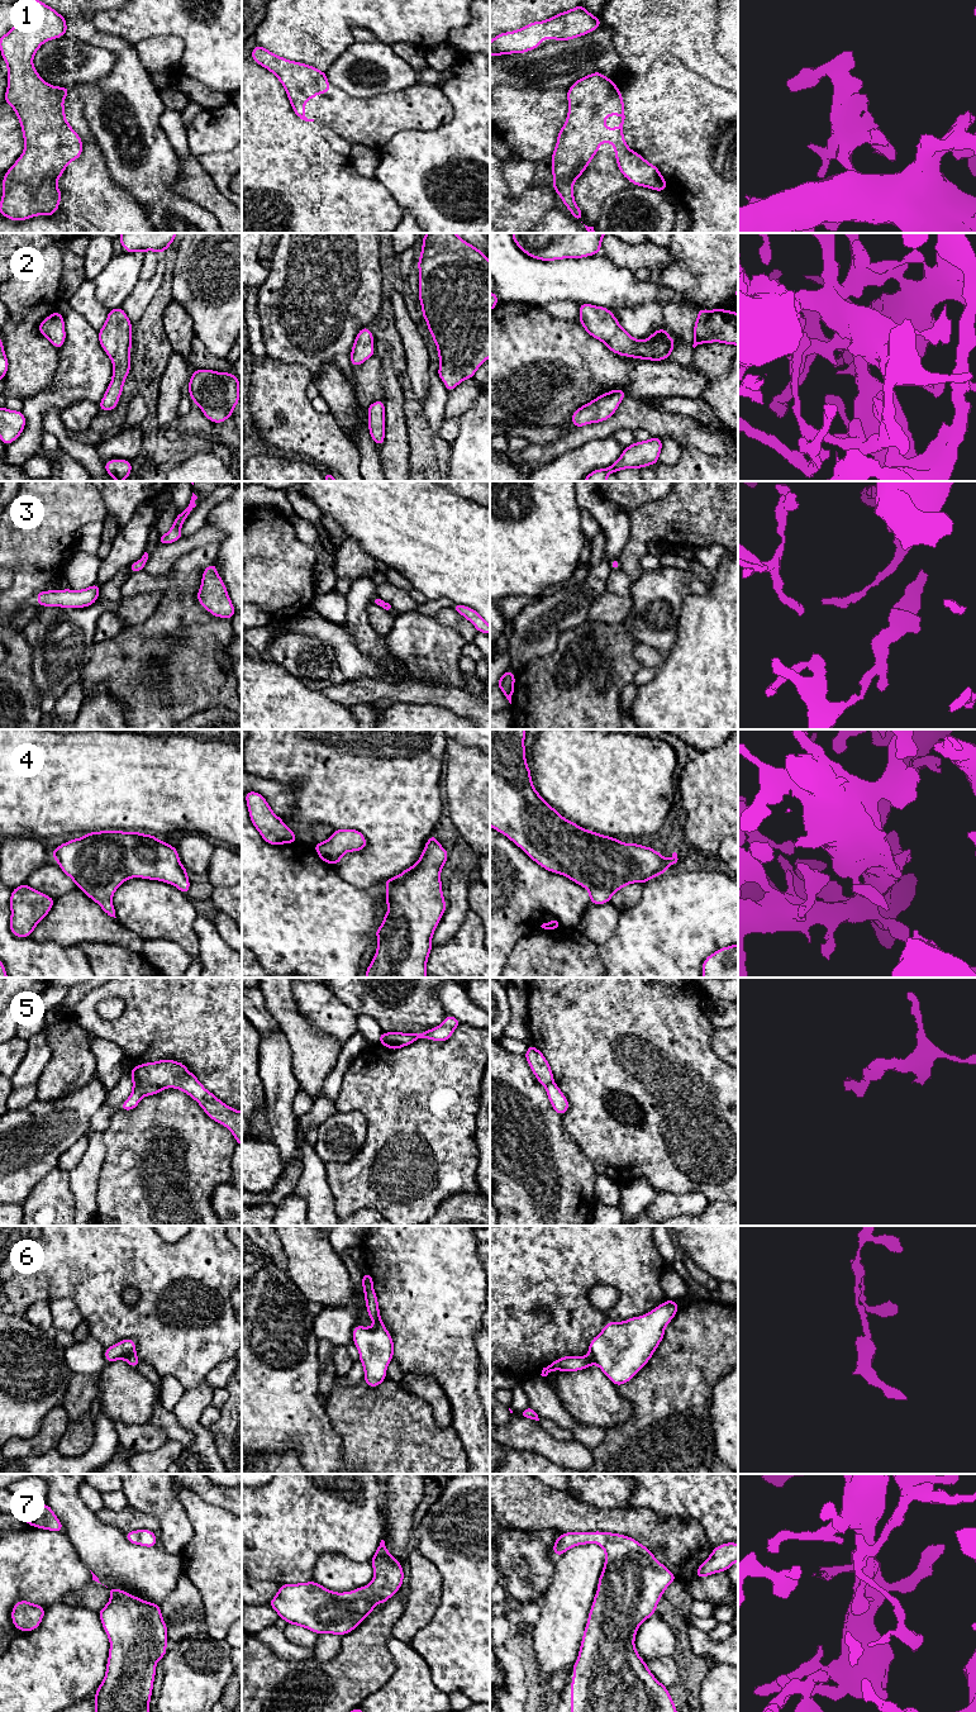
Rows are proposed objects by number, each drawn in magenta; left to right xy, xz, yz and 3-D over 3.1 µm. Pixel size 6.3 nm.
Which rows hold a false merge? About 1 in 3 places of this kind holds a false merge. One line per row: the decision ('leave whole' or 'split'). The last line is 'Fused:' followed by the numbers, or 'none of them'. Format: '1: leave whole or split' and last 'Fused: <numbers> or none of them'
1: leave whole
2: leave whole
3: leave whole
4: leave whole
5: split
6: leave whole
7: leave whole
Fused: 5

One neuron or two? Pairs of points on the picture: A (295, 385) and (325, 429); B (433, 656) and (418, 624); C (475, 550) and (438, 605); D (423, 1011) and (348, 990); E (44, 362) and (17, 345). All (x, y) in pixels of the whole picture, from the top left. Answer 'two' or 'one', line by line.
A: one
B: one
C: two
D: one
E: one

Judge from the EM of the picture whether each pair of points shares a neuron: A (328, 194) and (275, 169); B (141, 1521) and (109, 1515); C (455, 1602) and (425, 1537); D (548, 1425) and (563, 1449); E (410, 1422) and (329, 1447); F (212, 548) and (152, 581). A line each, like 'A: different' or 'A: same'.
A: same
B: same
C: same
D: different
E: different
F: same

